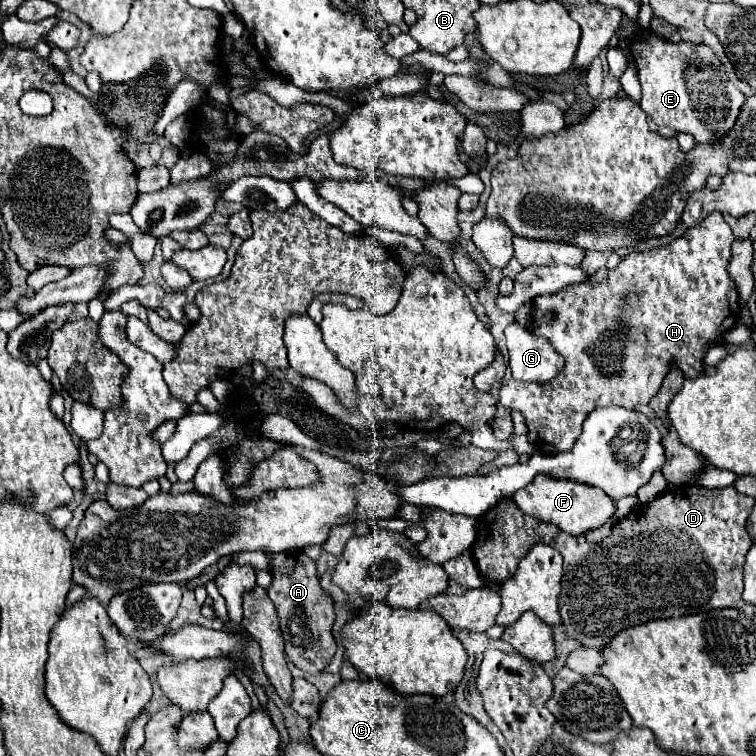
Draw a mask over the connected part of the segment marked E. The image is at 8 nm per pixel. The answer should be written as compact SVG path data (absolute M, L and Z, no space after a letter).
M646 32L632 44L632 54L642 84L640 106L658 126L688 132L696 144L722 140L734 128L746 96L728 80L712 48L692 42L672 44L654 32Z

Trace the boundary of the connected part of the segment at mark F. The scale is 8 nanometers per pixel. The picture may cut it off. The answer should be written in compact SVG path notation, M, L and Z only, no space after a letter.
M536 474L536 478L526 488L516 490L512 498L524 514L530 514L544 522L552 522L568 534L584 534L588 530L596 530L602 524L606 524L616 510L614 500L602 490L572 480L558 480L546 474Z

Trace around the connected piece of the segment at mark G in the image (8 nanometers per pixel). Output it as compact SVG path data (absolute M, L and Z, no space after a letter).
M518 322L510 324L504 334L508 340L506 346L510 354L512 378L550 382L564 366L564 358L560 358L560 354L552 350L548 338L536 338L536 334L528 332Z

